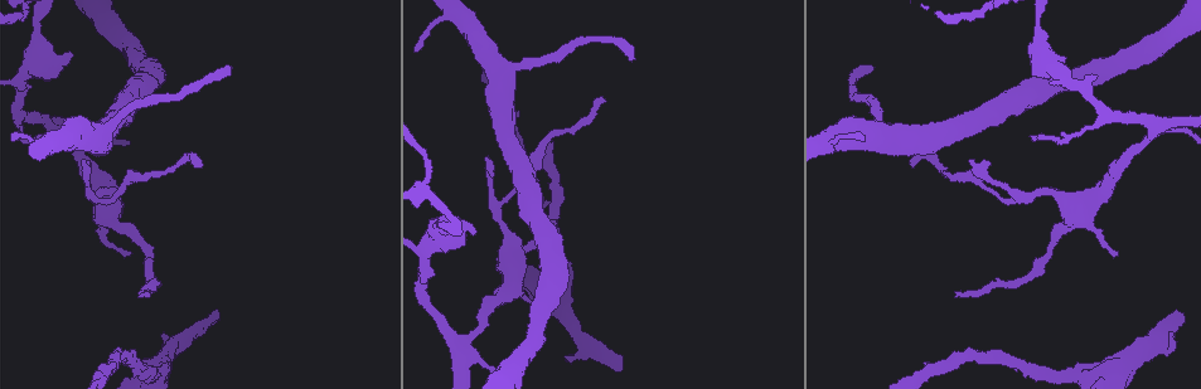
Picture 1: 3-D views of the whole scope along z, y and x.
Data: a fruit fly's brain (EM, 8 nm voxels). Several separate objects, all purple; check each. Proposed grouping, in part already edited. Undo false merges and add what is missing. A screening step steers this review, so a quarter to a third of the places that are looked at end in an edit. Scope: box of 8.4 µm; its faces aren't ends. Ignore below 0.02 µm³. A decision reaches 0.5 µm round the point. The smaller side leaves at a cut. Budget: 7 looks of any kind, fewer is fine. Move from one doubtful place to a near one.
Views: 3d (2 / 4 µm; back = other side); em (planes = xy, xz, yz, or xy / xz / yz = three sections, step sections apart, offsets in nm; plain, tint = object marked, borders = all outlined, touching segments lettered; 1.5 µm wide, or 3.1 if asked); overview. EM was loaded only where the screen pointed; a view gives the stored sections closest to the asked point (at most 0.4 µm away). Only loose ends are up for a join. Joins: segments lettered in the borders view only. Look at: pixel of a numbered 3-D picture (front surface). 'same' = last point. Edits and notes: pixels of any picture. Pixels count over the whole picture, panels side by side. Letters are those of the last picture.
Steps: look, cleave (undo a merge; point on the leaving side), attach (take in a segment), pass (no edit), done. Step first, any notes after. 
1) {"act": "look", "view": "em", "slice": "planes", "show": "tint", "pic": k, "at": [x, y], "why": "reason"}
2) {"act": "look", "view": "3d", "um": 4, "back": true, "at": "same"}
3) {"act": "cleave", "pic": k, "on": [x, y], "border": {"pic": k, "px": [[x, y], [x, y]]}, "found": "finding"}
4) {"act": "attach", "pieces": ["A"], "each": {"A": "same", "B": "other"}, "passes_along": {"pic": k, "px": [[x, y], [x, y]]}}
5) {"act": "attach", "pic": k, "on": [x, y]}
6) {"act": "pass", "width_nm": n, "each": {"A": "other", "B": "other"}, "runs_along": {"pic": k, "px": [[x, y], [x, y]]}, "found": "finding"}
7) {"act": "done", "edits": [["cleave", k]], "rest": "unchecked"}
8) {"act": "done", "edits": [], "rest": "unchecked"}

{"act": "look", "view": "3d", "um": 2, "back": true, "pic": 1, "at": [1019, 198], "why": "branch point"}

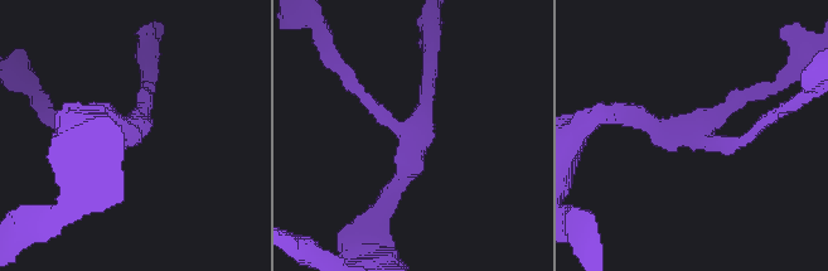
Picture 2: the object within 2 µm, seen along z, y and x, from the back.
{"act": "look", "view": "em", "slice": "planes", "show": "tint", "pic": 2, "at": [405, 141]}

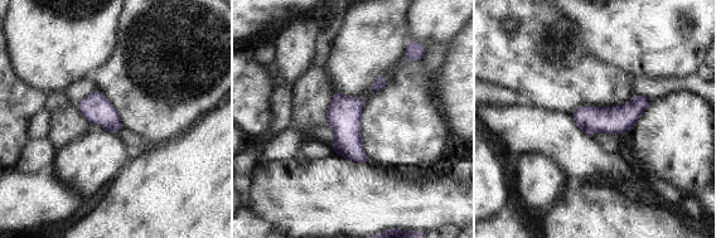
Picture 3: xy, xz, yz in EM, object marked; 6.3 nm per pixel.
{"act": "look", "view": "em", "slice": "planes", "show": "borders", "at": "same", "why": "what lies round it"}

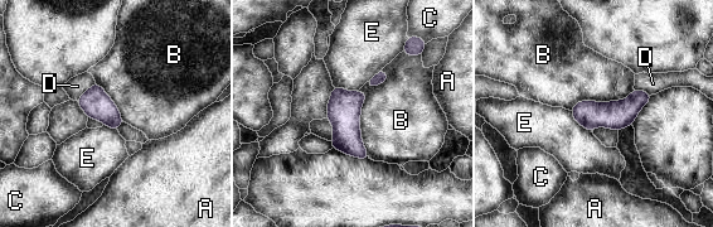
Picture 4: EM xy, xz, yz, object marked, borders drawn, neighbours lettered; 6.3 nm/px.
{"act": "pass", "width_nm": 180, "each": {"A": "other", "B": "other", "C": "other", "D": "other", "E": "other"}, "border": {"pic": 4, "px": [[358, 91], [369, 157]]}, "found": "continuous, no second neuron"}

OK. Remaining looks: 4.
{"act": "look", "view": "3d", "um": 4, "pic": 1, "at": [631, 60], "why": "tapers out"}

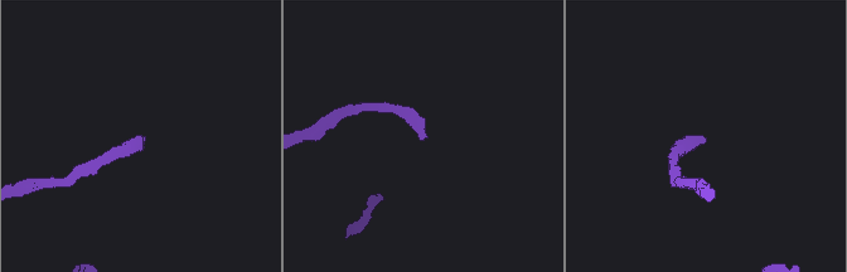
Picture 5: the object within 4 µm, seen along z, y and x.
{"act": "look", "view": "em", "slice": "xz", "step": 4, "show": "borders", "pic": 5, "at": [424, 137], "why": "need the tissue"}

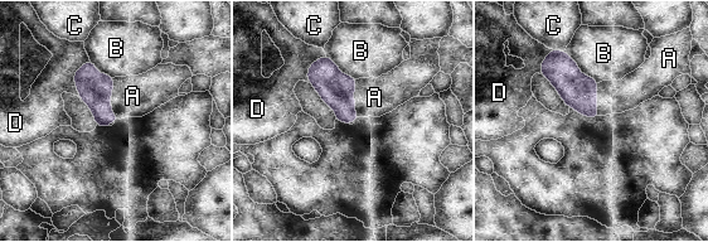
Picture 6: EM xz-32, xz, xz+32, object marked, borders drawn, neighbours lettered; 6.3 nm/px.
{"act": "look", "view": "em", "slice": "planes", "show": "borders", "at": "same", "why": "another direction"}

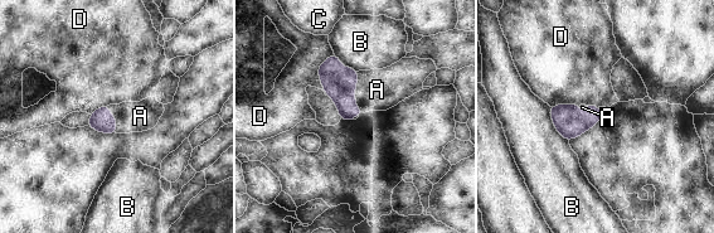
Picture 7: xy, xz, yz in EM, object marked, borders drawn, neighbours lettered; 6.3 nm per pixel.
{"act": "attach", "pieces": ["A"], "each": {"A": "same", "B": "other", "C": "other", "D": "other"}, "found": "it goes on there"}

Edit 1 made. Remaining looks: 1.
{"act": "done", "edits": [["attach", 7]], "rest": "unchecked"}

